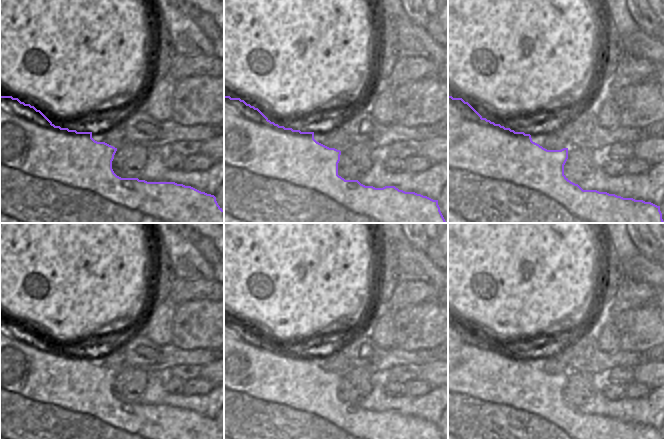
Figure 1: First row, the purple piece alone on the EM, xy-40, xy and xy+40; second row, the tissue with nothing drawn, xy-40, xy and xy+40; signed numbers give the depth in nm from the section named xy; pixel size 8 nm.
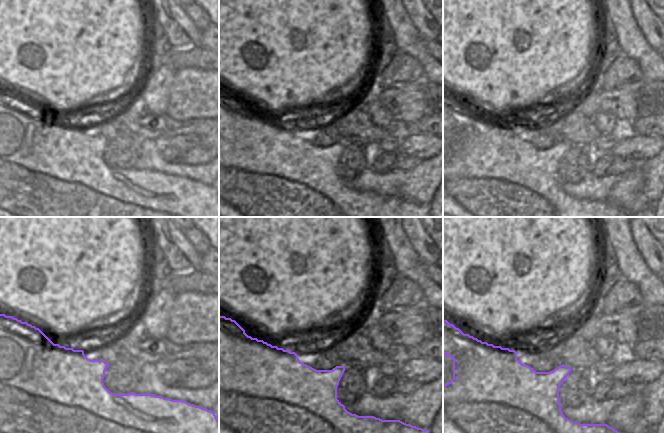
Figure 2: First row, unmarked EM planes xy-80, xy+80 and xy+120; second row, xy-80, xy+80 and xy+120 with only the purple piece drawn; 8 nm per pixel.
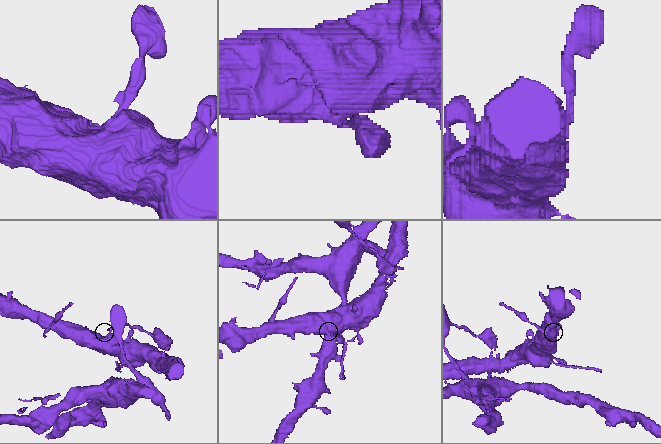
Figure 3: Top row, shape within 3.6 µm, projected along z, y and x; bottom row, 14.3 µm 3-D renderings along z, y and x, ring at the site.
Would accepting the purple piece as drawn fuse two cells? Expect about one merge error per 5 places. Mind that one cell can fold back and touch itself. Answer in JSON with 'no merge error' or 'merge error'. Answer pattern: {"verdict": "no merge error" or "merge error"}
{"verdict": "no merge error"}

